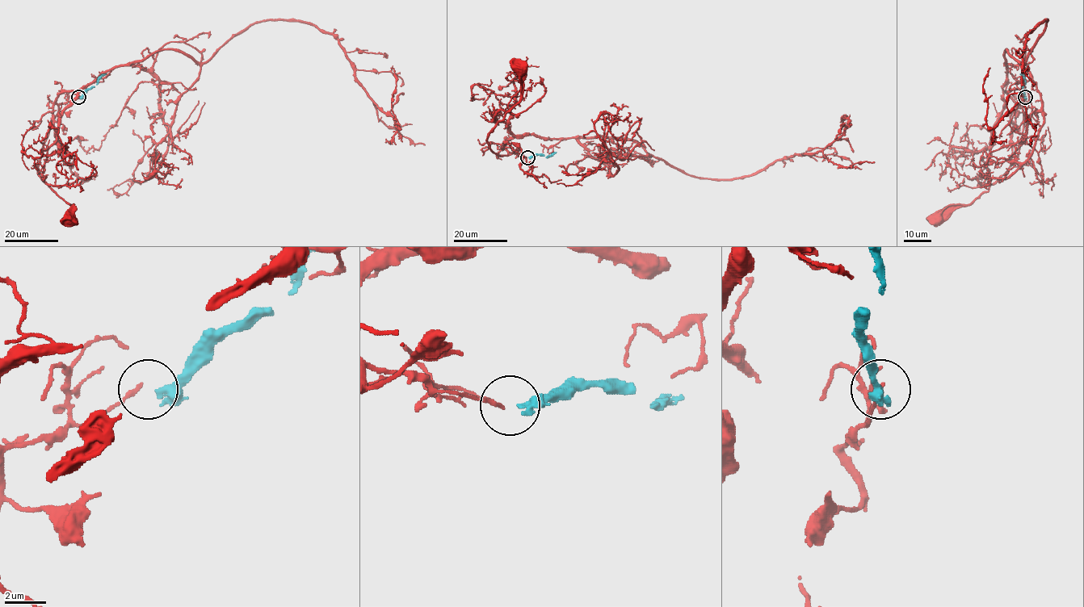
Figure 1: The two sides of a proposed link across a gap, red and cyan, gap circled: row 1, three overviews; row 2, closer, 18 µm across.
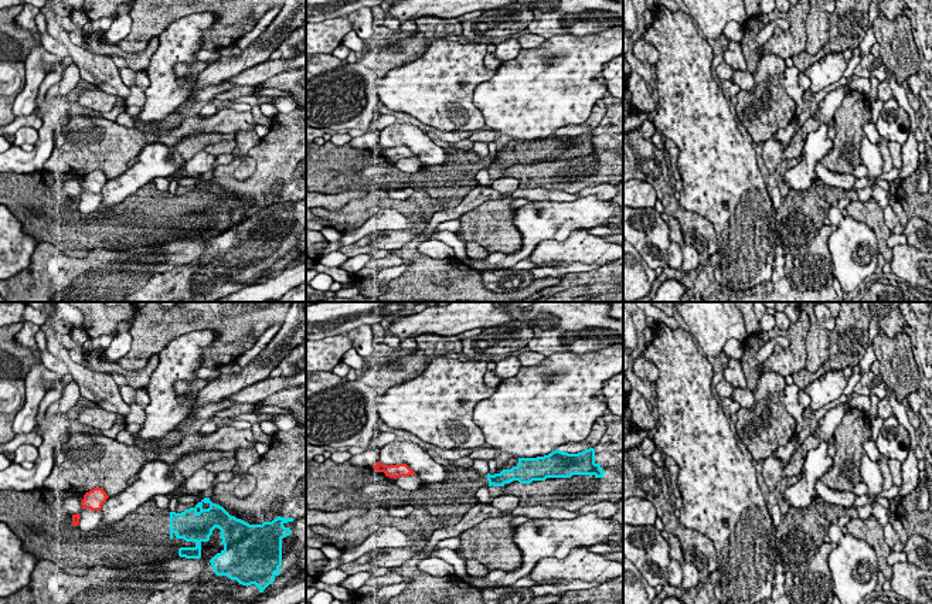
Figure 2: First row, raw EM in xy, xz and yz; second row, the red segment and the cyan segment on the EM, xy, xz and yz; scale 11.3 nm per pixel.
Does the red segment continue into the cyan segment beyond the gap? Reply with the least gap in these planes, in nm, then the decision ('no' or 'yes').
750 nm | no

